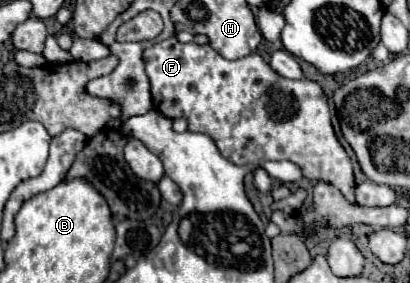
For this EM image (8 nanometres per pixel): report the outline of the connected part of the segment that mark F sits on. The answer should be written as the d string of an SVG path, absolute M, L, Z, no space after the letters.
M176 37L158 41L152 47L144 49L142 59L148 67L154 107L170 119L186 117L188 129L210 135L226 159L238 163L234 155L240 155L238 165L254 161L292 161L304 171L304 177L308 177L310 181L332 183L340 189L346 201L354 201L356 179L352 161L332 129L328 99L318 83L308 79L292 81L280 77L258 53L250 53L242 59L228 61L218 55L210 45L180 43Z

